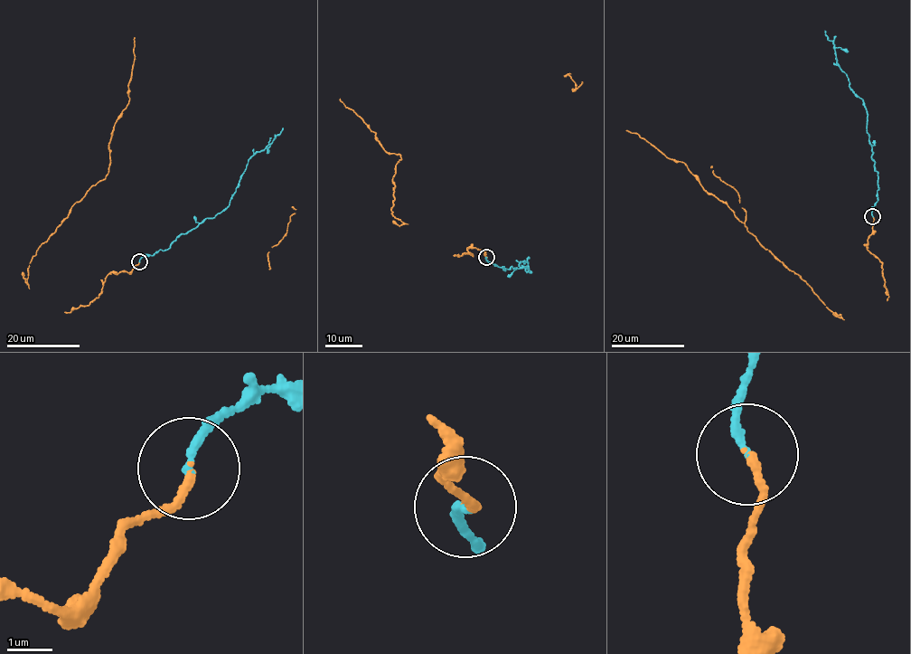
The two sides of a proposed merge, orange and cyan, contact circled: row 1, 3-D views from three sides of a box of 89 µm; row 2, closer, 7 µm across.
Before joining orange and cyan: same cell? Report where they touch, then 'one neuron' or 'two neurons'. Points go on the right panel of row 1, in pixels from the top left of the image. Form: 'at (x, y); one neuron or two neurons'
at (872, 216); one neuron

